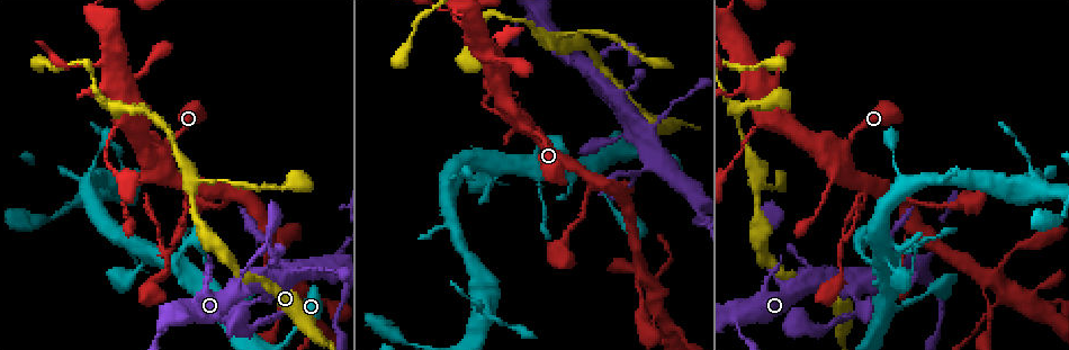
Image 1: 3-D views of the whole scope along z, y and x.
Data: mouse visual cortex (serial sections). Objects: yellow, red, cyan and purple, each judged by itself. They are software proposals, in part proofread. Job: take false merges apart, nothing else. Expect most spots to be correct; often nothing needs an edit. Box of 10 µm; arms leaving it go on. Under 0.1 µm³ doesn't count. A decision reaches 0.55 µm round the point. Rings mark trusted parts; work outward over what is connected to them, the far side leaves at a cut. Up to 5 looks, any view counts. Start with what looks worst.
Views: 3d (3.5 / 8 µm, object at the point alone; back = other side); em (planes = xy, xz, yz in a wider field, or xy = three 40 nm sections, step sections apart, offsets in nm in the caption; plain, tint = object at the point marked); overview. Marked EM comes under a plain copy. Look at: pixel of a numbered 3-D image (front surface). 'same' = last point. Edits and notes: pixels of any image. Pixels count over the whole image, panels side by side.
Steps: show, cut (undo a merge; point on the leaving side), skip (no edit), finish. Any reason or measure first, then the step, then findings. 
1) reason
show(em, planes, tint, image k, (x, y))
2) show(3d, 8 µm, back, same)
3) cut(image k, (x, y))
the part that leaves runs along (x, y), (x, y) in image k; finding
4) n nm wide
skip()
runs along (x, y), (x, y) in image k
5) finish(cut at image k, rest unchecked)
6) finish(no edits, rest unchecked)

show(3d, 8 µm, image 1, (870, 281))

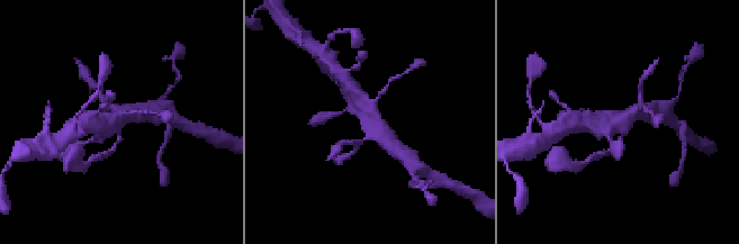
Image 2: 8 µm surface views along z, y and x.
show(3d, 3.5 µm, same)

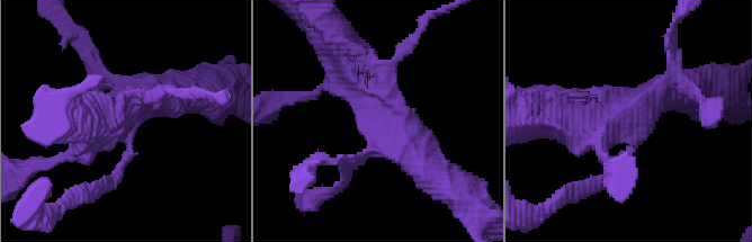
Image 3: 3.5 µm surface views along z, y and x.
skip()
runs along (347, 50), (372, 118), (423, 164) in image 3; one cell here

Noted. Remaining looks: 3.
three arms meet
show(3d, 3.5 µm, image 1, (866, 185))

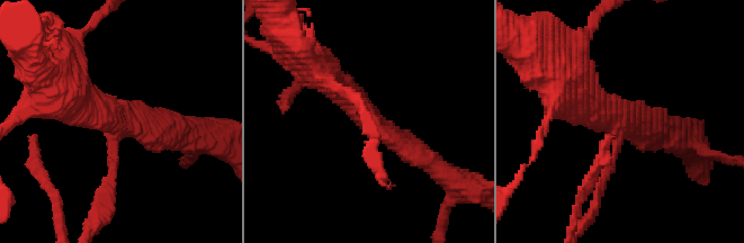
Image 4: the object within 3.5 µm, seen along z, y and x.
show(em, xy, step 2, tint, image 4, (114, 122))

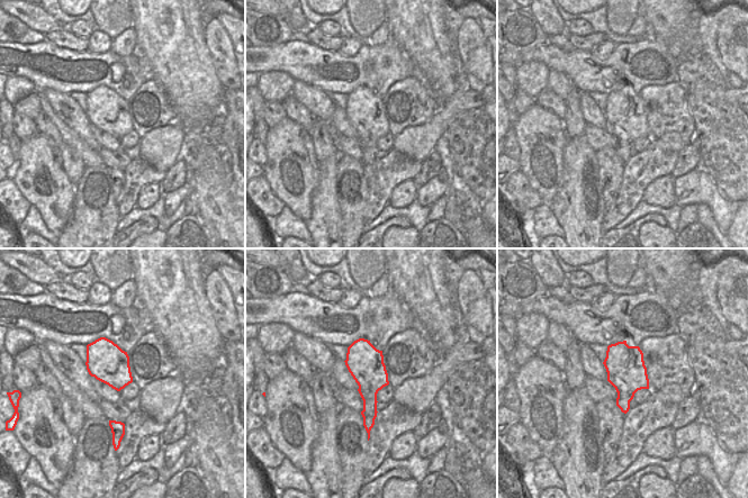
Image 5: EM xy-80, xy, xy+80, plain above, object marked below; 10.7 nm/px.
skip()
continuous, no second cell

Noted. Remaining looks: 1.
finish(no edits, rest unchecked)

